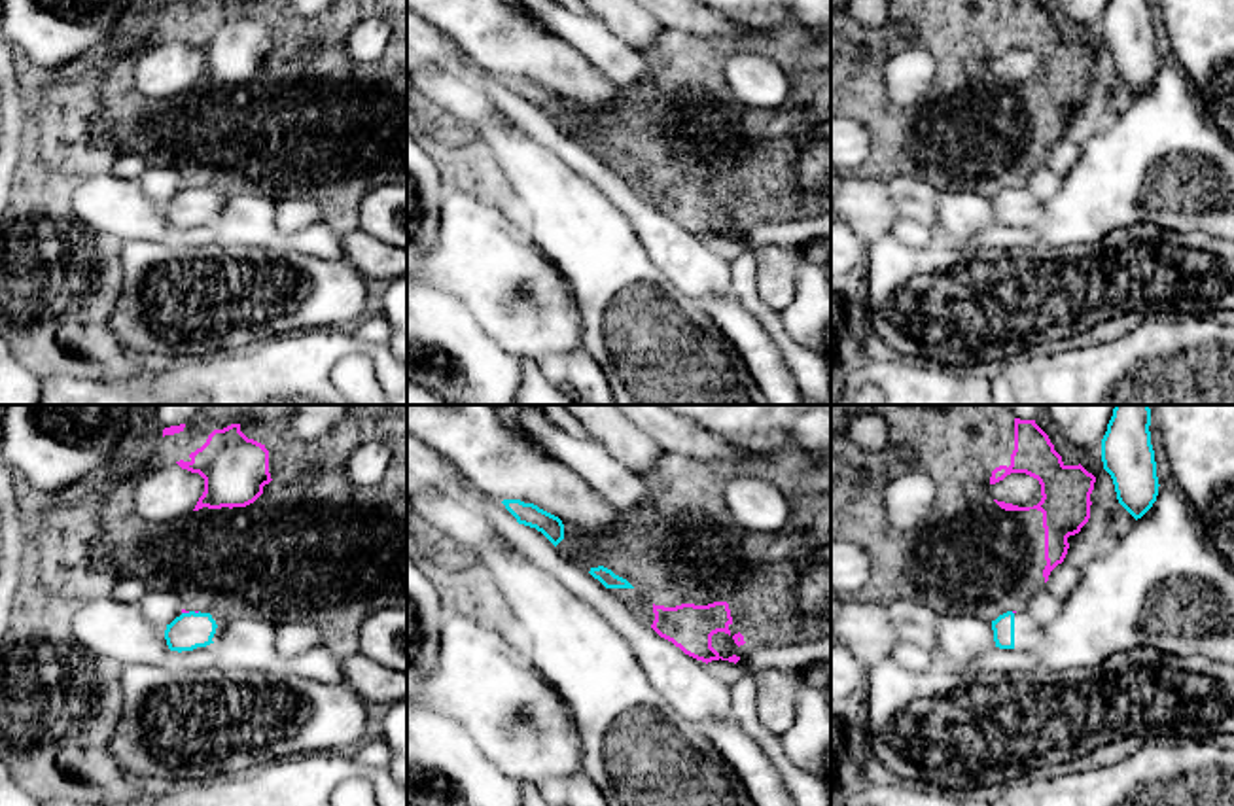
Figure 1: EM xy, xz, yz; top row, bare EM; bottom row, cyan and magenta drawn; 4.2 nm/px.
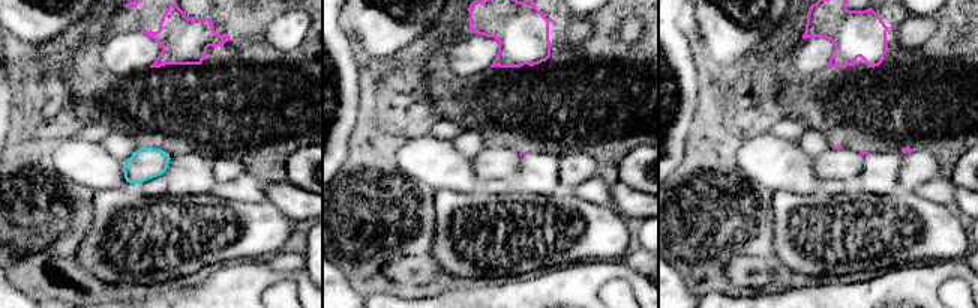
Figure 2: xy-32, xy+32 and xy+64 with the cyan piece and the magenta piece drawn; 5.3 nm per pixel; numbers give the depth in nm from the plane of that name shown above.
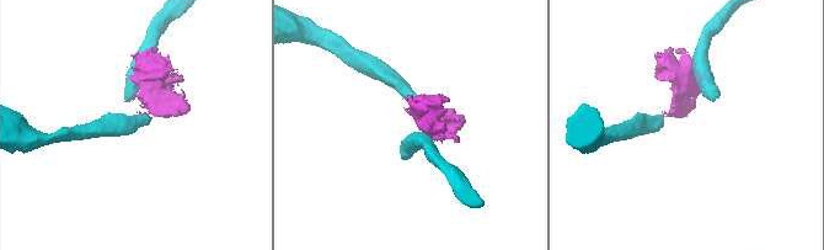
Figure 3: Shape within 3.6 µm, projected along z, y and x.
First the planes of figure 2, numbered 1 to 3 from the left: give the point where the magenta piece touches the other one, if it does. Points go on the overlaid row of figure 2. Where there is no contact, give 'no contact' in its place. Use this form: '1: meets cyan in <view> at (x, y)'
1: no contact
2: no contact
3: no contact

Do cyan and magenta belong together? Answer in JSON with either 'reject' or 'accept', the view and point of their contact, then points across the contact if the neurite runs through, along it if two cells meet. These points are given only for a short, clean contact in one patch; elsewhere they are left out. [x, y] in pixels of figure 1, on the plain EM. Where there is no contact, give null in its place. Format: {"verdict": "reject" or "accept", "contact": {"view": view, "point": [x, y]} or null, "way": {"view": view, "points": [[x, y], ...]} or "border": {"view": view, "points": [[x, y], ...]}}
{"verdict": "reject", "contact": {"view": "xy", "point": [186, 190]}, "border": {"view": "xy", "points": [[190, 188], [182, 190]]}}

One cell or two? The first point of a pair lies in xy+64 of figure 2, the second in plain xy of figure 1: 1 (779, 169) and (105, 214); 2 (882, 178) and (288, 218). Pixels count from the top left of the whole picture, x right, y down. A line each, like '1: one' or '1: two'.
1: one
2: two

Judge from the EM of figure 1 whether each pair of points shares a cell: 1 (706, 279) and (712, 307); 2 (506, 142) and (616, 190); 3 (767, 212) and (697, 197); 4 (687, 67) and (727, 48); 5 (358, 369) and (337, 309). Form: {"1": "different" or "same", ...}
{"1": "different", "2": "different", "3": "different", "4": "same", "5": "different"}

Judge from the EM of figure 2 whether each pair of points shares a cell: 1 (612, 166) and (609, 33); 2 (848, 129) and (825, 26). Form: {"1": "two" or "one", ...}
{"1": "one", "2": "one"}

